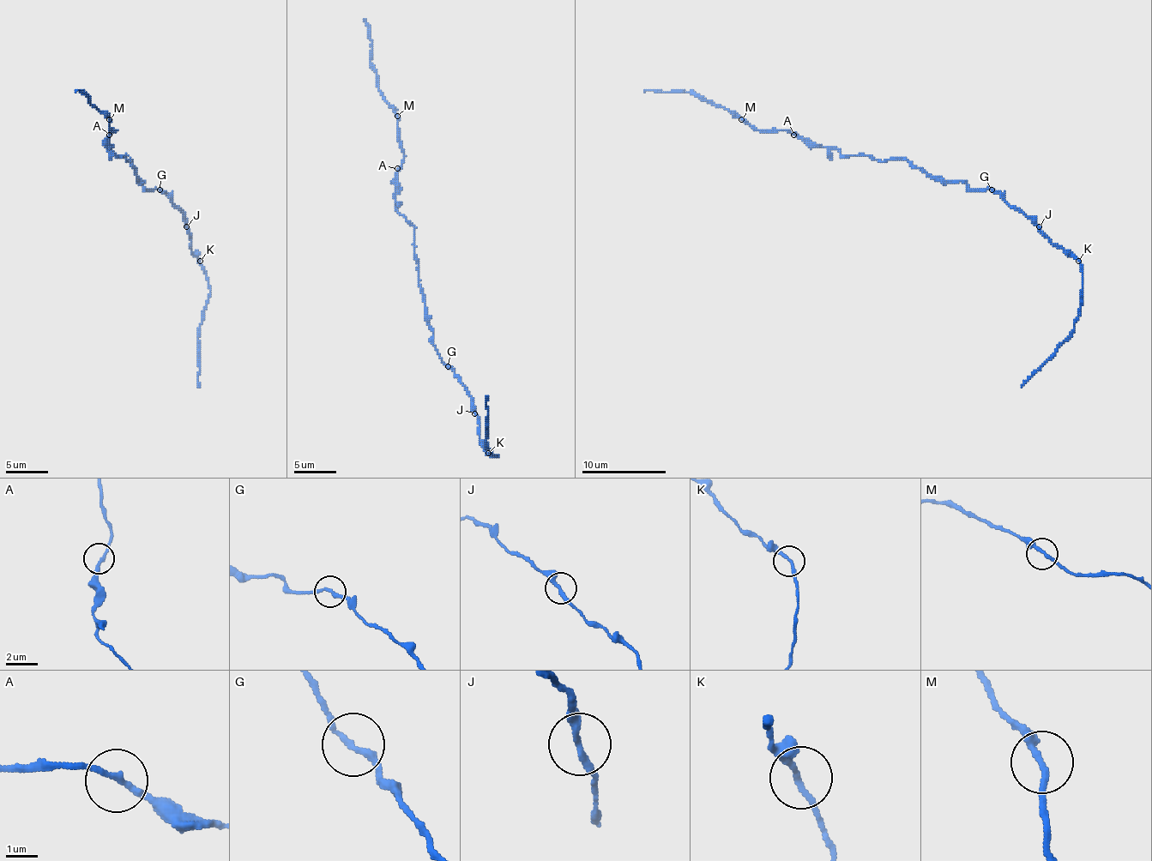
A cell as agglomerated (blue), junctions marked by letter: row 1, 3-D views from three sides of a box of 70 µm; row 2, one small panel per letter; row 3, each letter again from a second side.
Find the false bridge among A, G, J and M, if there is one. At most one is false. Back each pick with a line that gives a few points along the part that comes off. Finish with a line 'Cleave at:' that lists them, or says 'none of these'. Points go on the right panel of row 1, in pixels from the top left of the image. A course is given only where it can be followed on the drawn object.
J: Course of the part to remove: (1038, 227), (1053, 243), (1080, 262), (1082, 297), (1072, 334), (1022, 387)
Cleave at: J

